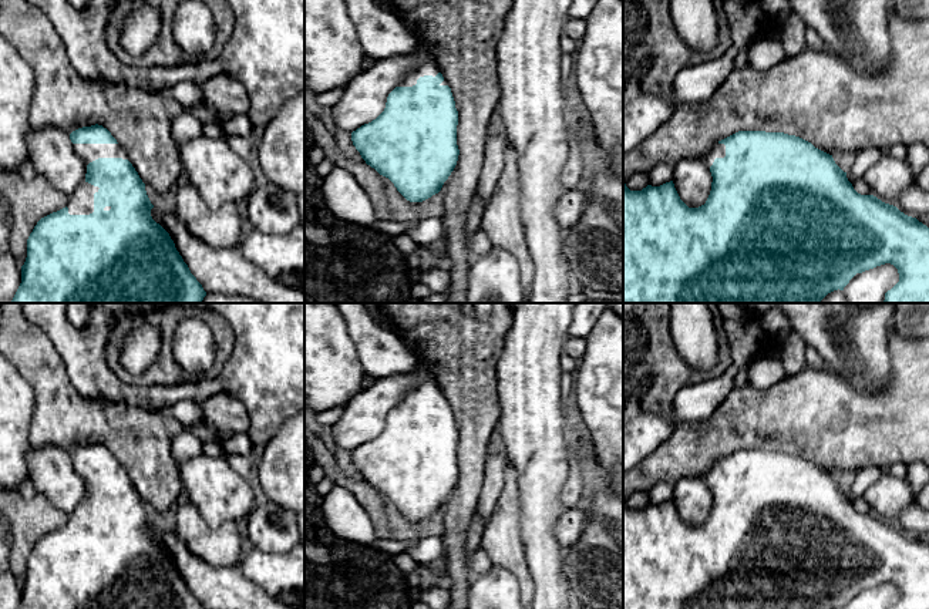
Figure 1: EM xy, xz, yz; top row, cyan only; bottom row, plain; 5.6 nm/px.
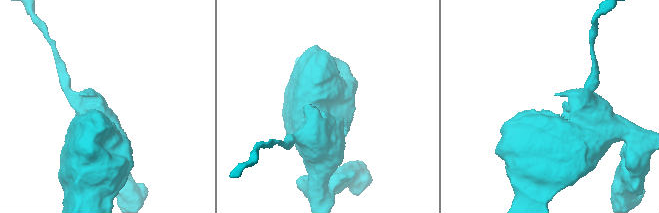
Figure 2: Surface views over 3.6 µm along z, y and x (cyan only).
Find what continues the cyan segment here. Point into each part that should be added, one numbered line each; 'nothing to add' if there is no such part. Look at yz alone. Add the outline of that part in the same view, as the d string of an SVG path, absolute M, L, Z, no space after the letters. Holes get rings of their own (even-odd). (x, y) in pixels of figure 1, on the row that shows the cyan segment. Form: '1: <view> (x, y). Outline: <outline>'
1: yz (719, 150). Outline: M716 144L708 152L706 152L706 155L701 159L710 168L716 158L724 158L724 157L726 157L726 145Z

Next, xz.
1: xz (427, 69). Outline: M424 63L417 70L408 73L398 84L398 87L413 87L417 84L417 80L424 75L435 77L440 73L435 63Z

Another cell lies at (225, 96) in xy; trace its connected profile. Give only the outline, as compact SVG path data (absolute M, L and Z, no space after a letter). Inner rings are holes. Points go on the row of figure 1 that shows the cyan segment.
M213 75L201 84L203 105L221 120L248 114L249 95L245 85L230 75Z

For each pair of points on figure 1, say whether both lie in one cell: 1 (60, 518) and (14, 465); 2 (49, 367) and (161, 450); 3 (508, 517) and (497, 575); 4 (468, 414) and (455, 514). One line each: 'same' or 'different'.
1: different
2: same
3: different
4: same

